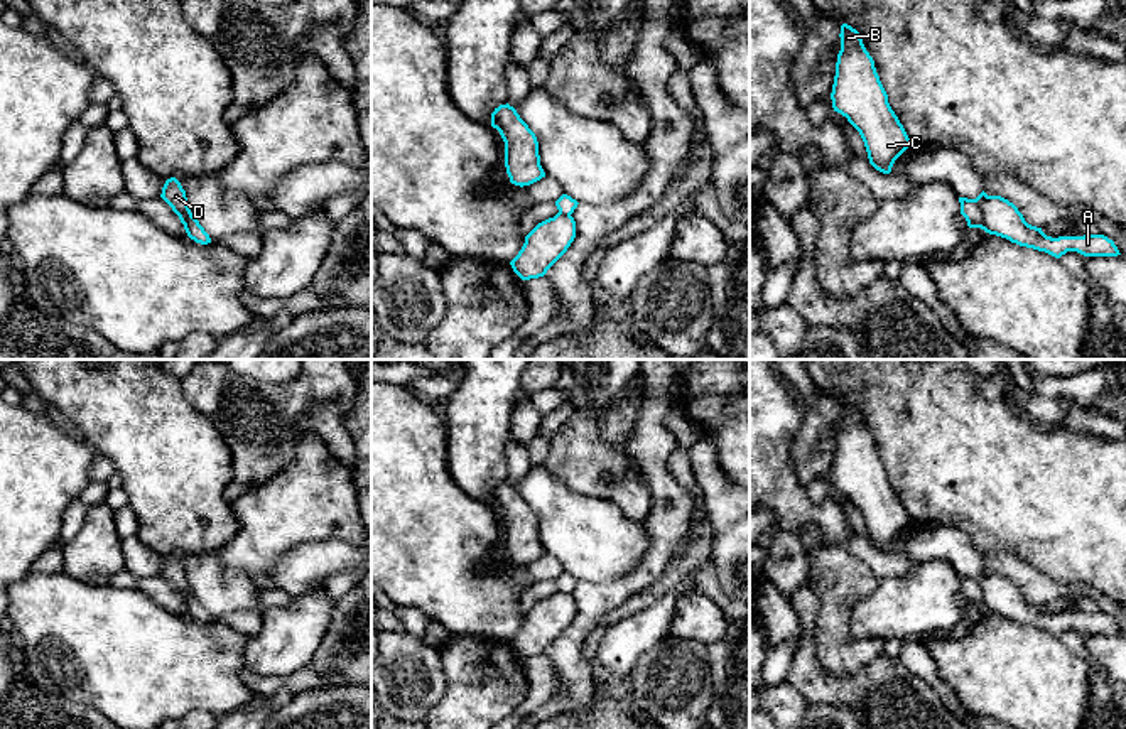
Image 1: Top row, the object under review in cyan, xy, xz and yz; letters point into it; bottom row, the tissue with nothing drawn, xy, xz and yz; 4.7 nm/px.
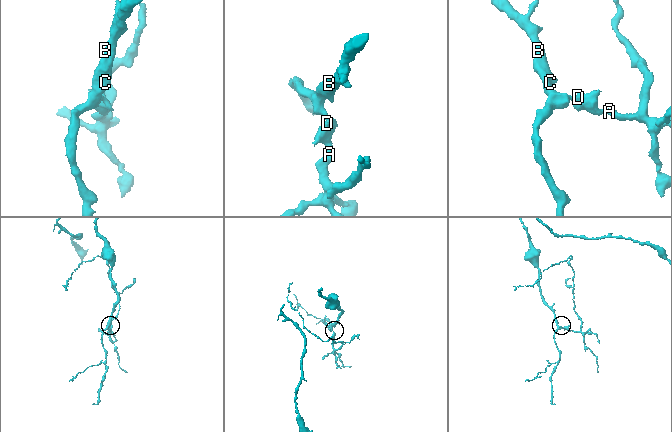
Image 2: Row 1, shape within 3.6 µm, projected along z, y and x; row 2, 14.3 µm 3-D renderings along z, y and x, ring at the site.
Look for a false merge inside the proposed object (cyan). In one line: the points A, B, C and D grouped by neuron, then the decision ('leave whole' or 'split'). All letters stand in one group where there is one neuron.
A D / B C; split

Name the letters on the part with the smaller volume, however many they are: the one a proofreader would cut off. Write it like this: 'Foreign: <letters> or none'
Foreign: A, D

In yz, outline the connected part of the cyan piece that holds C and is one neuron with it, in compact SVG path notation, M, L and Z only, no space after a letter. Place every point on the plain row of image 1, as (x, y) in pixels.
M841 403L841 429L832 462L832 486L859 510L869 542L890 552L910 516L888 481L874 439L856 407Z

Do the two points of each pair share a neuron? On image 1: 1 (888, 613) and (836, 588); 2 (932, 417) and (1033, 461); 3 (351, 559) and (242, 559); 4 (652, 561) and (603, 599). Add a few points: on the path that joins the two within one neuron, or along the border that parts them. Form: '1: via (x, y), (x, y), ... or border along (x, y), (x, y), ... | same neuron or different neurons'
1: border along (880, 579), (853, 613), (849, 630), (853, 638) | different neurons
2: via (958, 442), (976, 461), (1008, 461) | same neuron
3: border along (314, 540), (304, 540), (289, 549), (267, 574) | different neurons
4: via (642, 572), (628, 586), (615, 593) | same neuron

